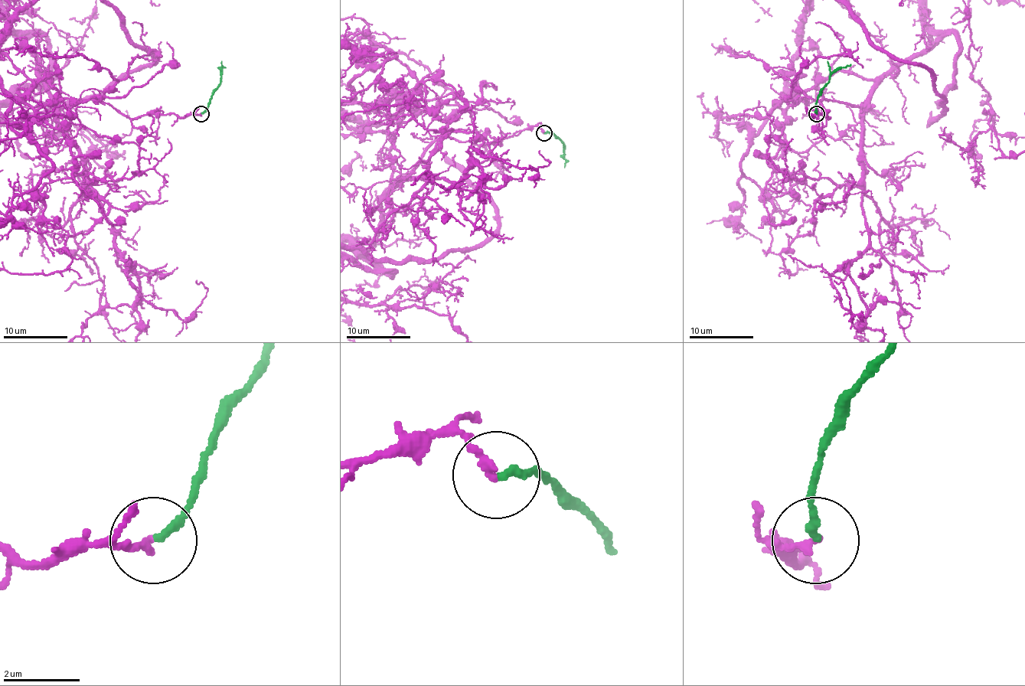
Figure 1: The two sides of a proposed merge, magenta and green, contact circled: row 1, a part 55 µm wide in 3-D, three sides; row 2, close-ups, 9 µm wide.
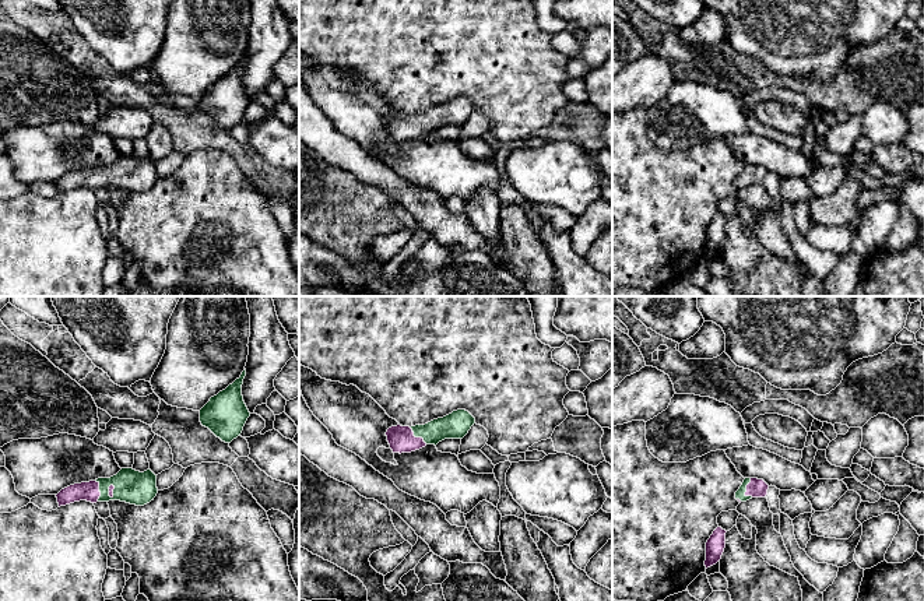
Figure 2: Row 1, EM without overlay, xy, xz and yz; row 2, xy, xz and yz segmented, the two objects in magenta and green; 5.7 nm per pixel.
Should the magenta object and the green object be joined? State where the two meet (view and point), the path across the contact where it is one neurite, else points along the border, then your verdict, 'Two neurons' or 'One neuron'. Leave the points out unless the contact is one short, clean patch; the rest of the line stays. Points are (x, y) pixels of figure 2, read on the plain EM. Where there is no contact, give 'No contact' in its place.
Touches magenta at yz (747, 175). Path across: yz (756, 175), (747, 175), (740, 180). One neuron

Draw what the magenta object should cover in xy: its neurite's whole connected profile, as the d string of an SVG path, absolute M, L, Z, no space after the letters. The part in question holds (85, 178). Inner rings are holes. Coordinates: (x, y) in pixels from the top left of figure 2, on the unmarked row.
M122 155L110 165L98 165L95 168L70 172L62 176L56 184L59 194L80 187L91 190L120 187L144 193L154 187L157 180L157 162L150 155L144 159L133 155Z

